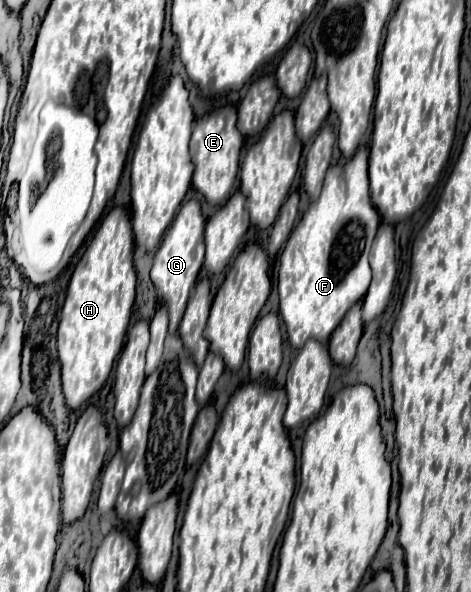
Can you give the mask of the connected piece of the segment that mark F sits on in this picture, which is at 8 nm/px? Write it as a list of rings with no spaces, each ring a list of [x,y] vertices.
[[[360,146],[354,158],[346,166],[332,164],[328,168],[320,198],[310,204],[310,208],[306,210],[300,224],[290,234],[280,254],[280,278],[278,278],[280,318],[286,324],[288,338],[294,348],[302,348],[308,340],[318,340],[326,344],[332,330],[336,328],[336,324],[340,324],[348,308],[352,308],[356,300],[364,298],[364,292],[368,292],[368,284],[372,280],[368,256],[378,226],[380,226],[380,216],[372,206],[370,186],[368,186],[368,148]]]

